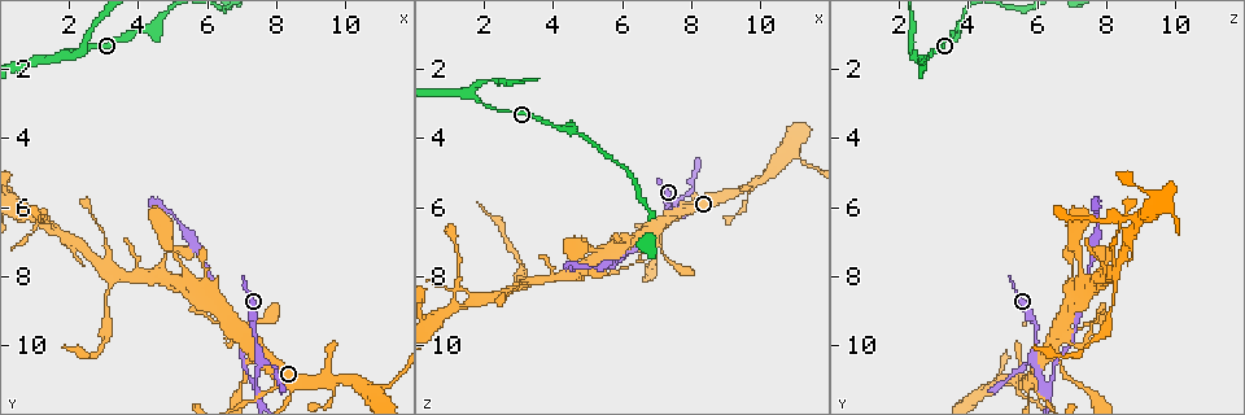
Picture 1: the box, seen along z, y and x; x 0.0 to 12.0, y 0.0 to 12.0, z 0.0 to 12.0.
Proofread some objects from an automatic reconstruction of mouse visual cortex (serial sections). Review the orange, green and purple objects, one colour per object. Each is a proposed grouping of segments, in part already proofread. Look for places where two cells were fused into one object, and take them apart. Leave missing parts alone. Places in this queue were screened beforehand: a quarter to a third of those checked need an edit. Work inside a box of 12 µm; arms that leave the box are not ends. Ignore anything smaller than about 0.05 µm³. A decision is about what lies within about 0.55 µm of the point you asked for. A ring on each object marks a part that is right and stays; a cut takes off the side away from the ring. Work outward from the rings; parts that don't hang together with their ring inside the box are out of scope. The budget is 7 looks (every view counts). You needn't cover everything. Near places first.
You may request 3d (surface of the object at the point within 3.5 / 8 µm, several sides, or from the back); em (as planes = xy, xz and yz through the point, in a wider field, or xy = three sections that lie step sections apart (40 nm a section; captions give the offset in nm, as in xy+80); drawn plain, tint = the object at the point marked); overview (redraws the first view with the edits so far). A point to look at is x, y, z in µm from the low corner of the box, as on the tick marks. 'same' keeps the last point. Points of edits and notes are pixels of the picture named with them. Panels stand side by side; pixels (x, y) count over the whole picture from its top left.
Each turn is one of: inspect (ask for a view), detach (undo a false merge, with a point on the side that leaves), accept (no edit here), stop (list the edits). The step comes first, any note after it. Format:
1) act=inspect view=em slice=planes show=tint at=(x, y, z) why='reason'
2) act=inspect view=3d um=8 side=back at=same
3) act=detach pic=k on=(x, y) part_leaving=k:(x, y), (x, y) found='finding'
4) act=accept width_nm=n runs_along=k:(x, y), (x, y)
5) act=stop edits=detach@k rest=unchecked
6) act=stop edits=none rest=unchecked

act=inspect view=3d um=3.5 at=(7.4, 11.1, 6.1) why='abrupt turn'

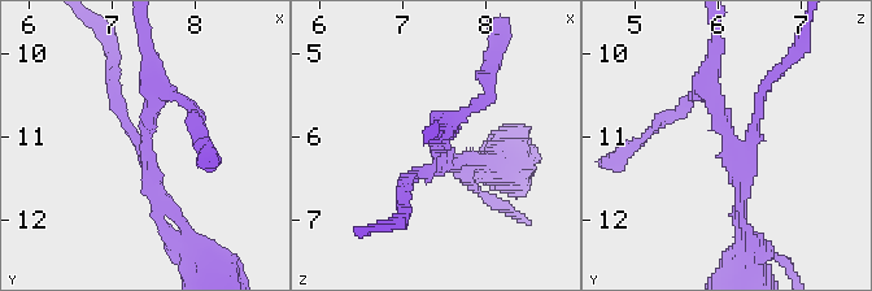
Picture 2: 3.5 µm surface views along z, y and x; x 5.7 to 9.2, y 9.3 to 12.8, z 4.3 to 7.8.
act=inspect view=em slice=xy step=5 show=plain at=(7.40, 11.05, 6.15)

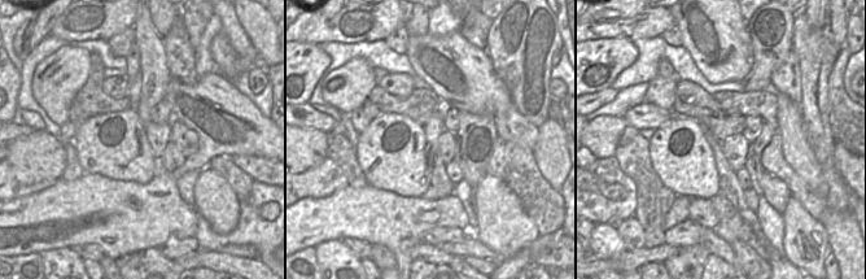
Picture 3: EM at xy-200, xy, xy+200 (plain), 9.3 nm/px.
act=inspect view=em slice=xy step=5 show=tint at=same

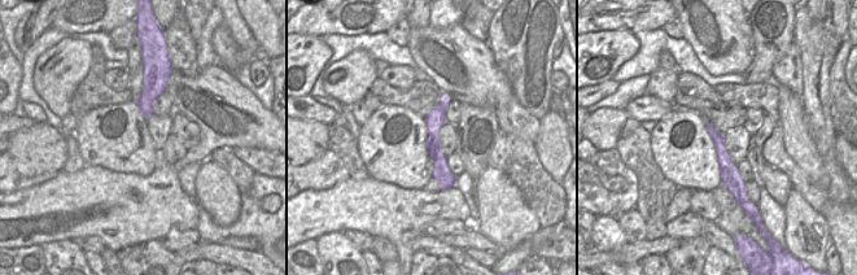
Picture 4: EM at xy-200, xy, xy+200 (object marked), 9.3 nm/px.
act=detach pic=2 on=(492, 155) arm_widths_nm=150,150,250 part_leaving=2:(432, 165), (405, 178), (401, 221) found='two cells meet here'

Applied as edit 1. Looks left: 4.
act=inspect view=overview why='see it whole again'

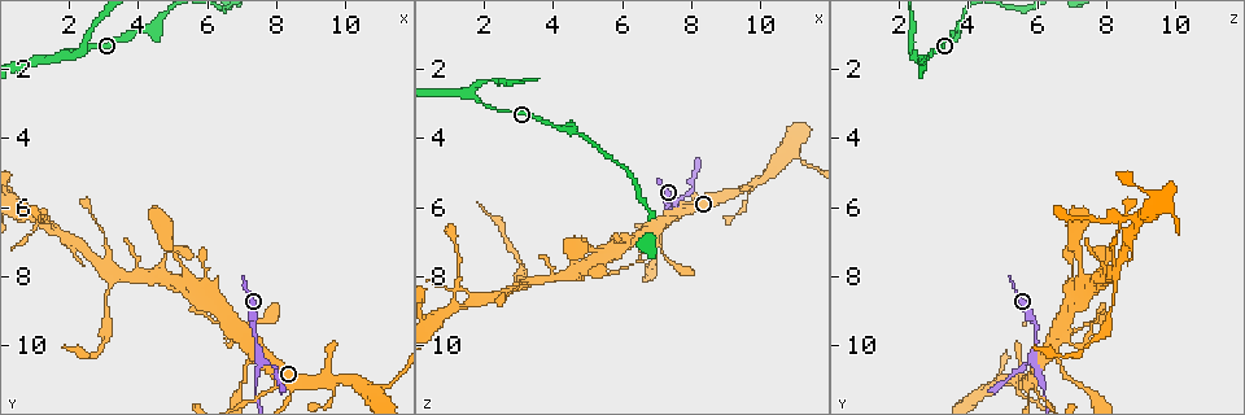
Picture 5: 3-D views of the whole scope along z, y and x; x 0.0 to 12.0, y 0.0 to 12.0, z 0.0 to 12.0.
act=inspect view=3d um=3.5 at=(3.3, 7.9, 8.1) why='arms part here'

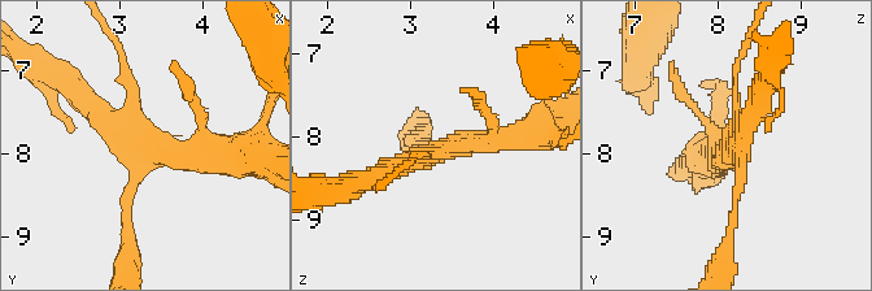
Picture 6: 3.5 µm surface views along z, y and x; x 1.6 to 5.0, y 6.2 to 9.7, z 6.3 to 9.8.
act=inspect view=em slice=xy step=3 show=tint at=(3.40, 7.95, 8.15) why='need the tissue'

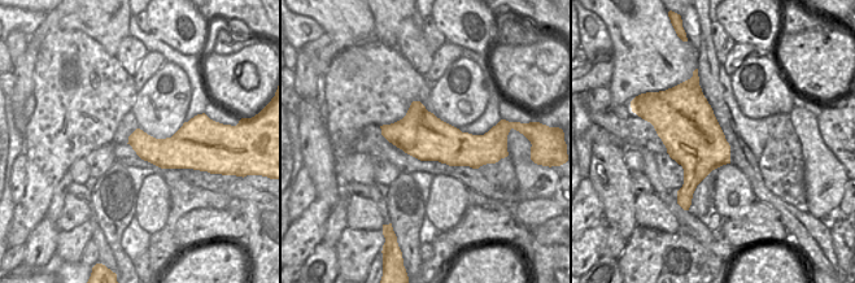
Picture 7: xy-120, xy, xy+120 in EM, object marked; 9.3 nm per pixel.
act=accept runs_along=6:(235, 156), (127, 144), (84, 100) found='one cell here'

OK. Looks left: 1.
act=stop edits=detach@2 rest=unchecked

